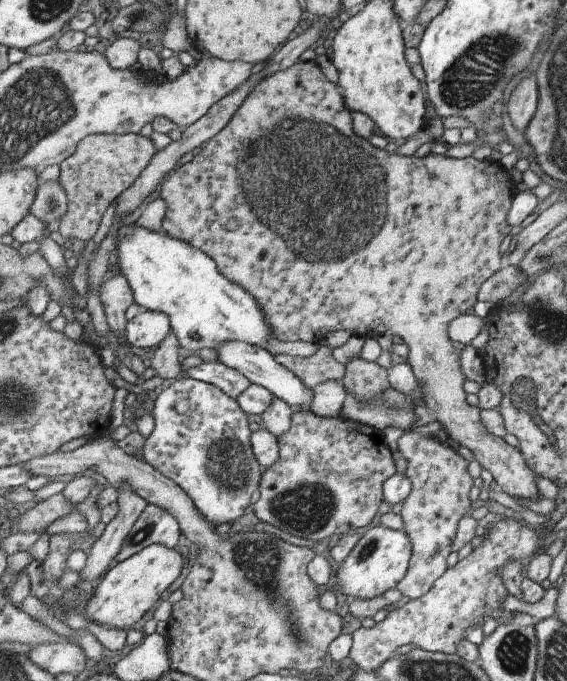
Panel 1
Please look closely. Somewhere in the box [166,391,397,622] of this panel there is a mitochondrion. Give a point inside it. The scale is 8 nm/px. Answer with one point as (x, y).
(305, 507)

